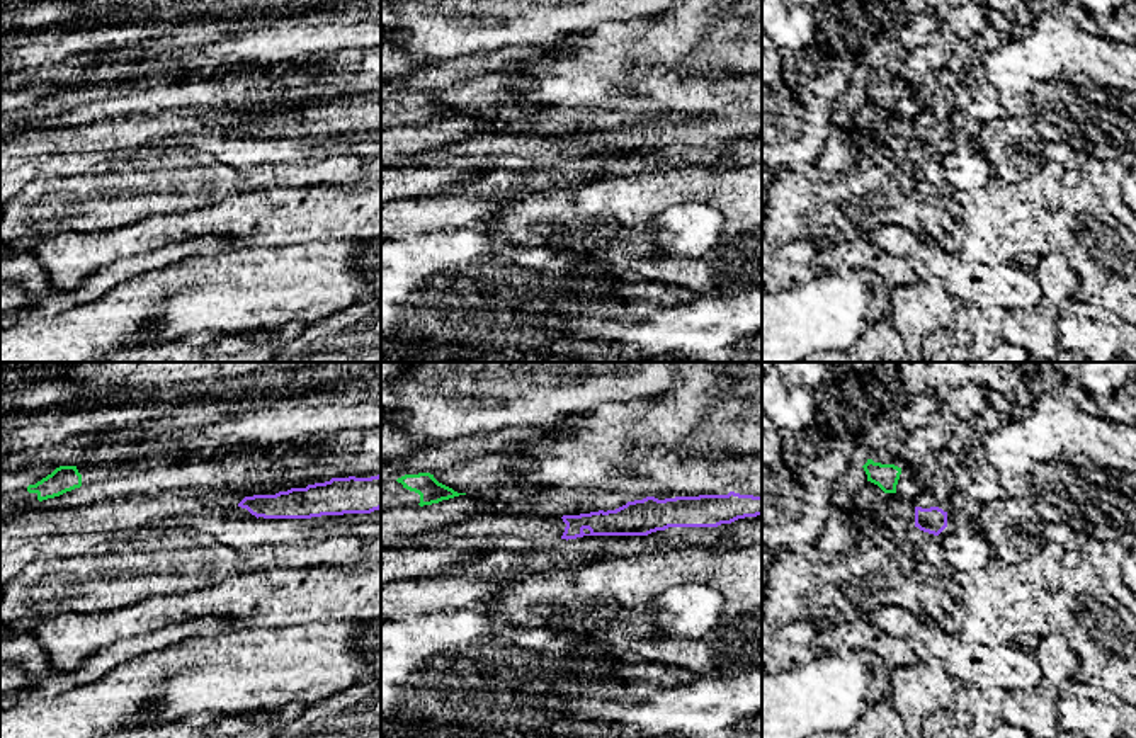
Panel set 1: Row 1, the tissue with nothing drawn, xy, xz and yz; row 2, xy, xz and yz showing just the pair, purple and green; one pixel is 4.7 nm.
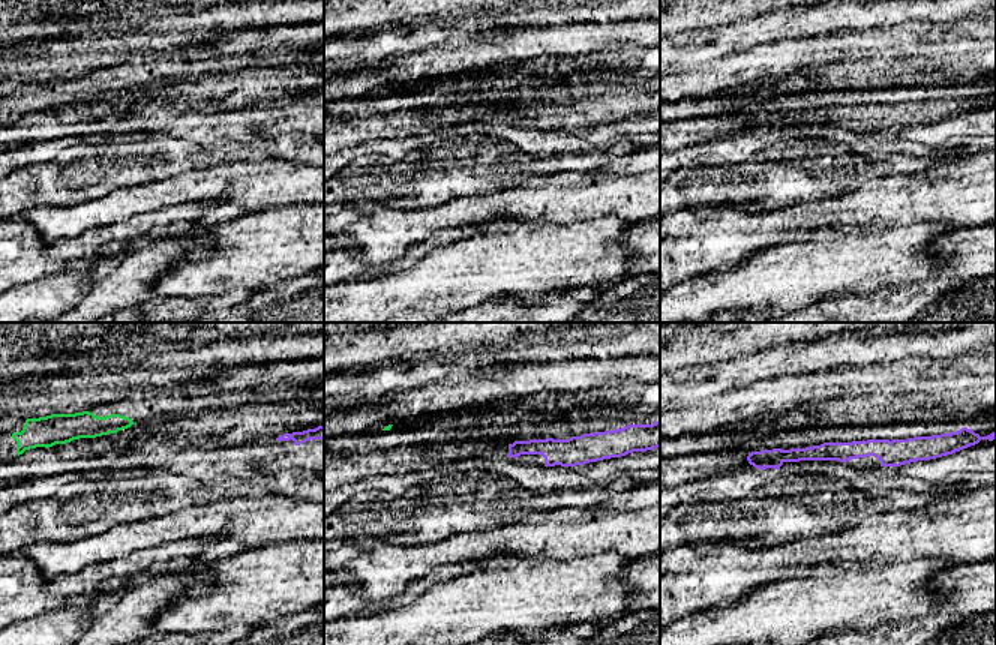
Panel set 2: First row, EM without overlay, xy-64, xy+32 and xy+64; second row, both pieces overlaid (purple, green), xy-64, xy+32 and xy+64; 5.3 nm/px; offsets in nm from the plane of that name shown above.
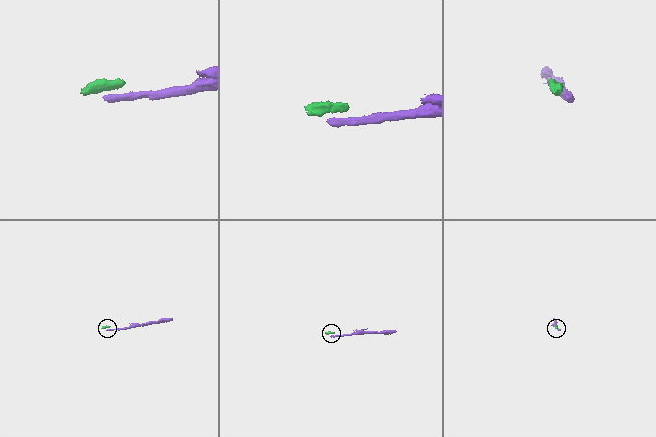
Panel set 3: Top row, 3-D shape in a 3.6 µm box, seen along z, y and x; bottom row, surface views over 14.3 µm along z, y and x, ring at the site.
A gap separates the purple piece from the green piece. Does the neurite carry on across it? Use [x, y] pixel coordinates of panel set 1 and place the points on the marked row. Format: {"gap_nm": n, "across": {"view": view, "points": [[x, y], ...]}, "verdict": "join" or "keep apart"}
{"gap_nm": 120, "across": {"view": "yz", "points": [[915, 507], [895, 492]]}, "verdict": "keep apart"}

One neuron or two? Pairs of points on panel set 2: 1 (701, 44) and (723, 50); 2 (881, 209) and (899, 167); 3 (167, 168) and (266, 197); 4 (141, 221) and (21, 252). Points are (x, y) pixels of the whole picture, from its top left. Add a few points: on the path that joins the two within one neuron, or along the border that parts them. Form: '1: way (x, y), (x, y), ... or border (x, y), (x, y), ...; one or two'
1: way (707, 45), (717, 45); one
2: border (888, 173), (921, 174); two
3: border (219, 164), (189, 168), (183, 173), (150, 182); two
4: way (111, 234), (51, 257); one

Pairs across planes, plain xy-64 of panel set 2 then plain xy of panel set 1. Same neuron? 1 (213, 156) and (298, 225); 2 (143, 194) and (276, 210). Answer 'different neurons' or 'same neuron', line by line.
1: different neurons
2: same neuron

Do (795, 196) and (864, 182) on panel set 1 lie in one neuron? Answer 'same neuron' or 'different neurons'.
same neuron

